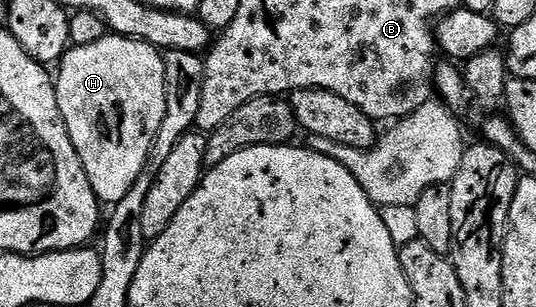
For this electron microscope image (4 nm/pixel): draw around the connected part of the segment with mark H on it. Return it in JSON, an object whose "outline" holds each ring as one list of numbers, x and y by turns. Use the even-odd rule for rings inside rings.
{"outline":[[112,32,95,40,95,44,73,46,59,63,61,71,56,71,55,74,59,112,63,112,71,144,75,144,75,152,79,152,79,160,83,160,83,168,91,180,91,188,102,203,112,204,123,200,123,196,131,192,131,184,139,180,139,172,143,172,147,164,153,141,159,132,159,124,163,124,164,67,162,51,157,47]]}

